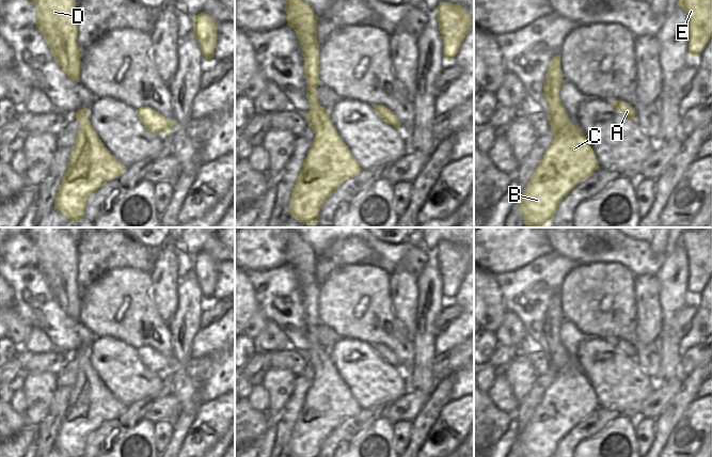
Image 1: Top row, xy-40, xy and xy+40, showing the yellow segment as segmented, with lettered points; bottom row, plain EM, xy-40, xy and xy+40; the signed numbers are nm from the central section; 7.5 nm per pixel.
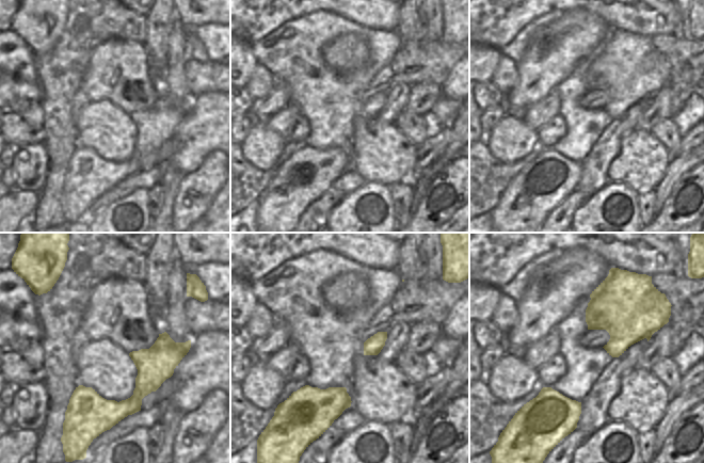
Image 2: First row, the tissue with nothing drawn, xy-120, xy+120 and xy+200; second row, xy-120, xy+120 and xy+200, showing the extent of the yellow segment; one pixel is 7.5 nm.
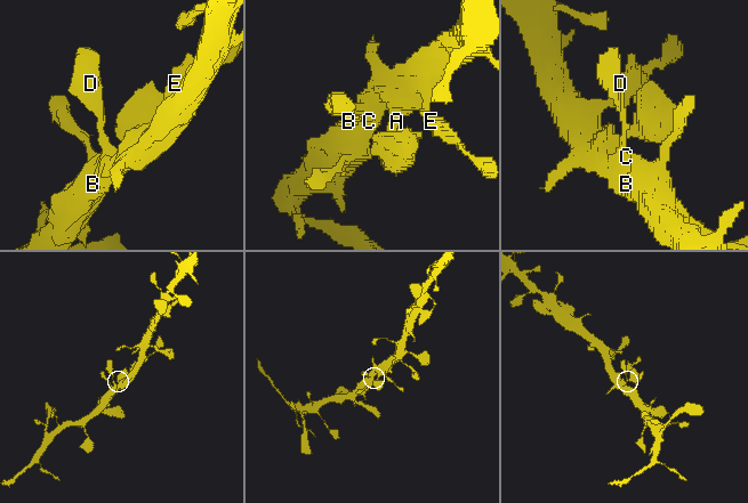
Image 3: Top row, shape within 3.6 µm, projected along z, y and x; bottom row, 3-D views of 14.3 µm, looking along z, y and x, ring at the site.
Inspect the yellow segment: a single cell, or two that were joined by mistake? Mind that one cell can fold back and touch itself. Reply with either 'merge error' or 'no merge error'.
no merge error

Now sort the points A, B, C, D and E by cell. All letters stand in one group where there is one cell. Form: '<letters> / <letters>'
A B C D E

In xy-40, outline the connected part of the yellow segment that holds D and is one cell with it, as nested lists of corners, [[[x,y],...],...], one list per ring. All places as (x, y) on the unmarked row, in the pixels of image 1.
[[[28,227],[27,234],[37,249],[35,267],[44,274],[50,291],[63,312],[73,320],[80,321],[80,287],[76,281],[78,277],[78,253],[76,240],[65,227]]]

